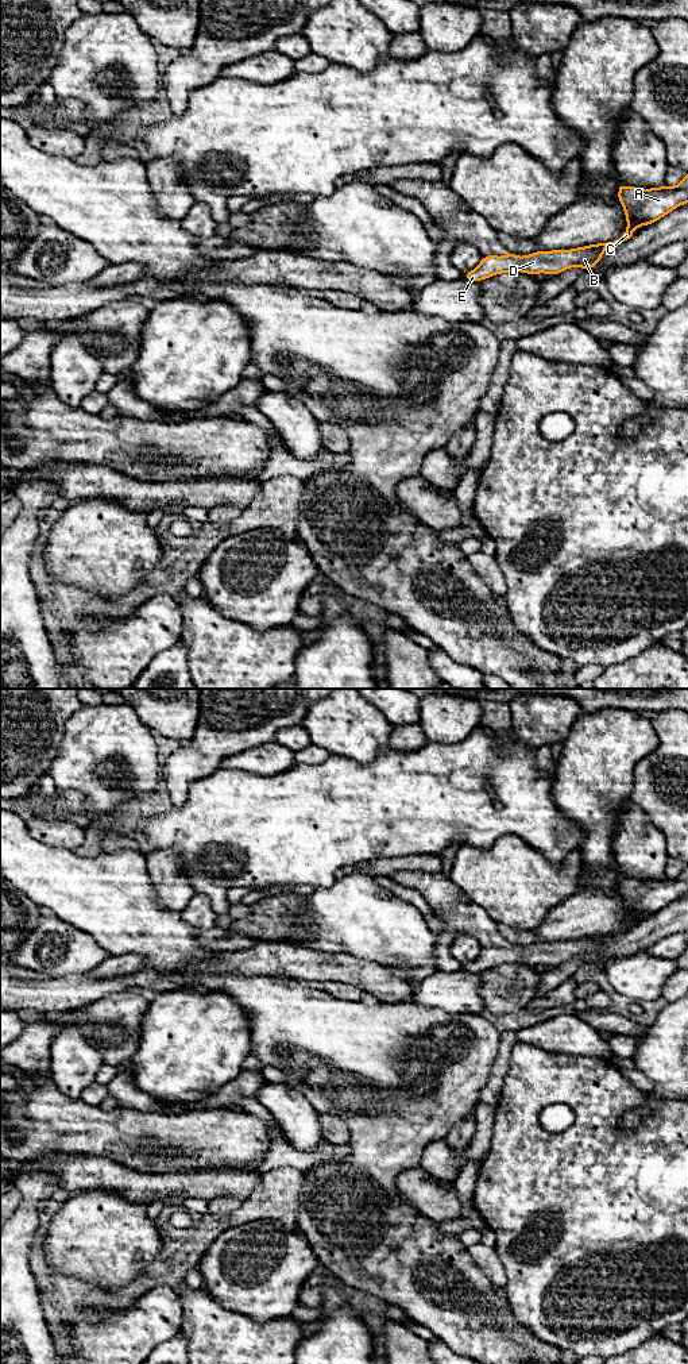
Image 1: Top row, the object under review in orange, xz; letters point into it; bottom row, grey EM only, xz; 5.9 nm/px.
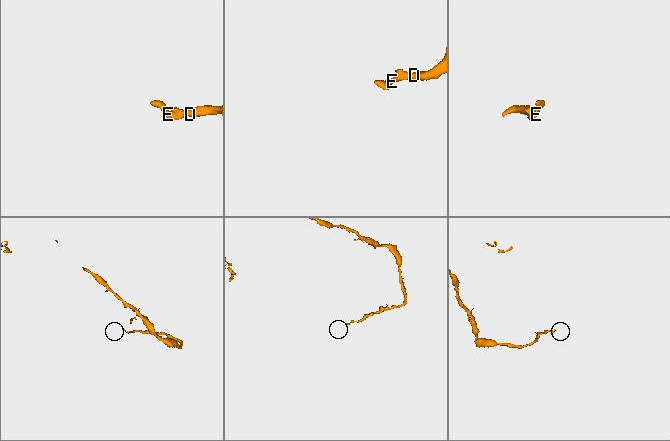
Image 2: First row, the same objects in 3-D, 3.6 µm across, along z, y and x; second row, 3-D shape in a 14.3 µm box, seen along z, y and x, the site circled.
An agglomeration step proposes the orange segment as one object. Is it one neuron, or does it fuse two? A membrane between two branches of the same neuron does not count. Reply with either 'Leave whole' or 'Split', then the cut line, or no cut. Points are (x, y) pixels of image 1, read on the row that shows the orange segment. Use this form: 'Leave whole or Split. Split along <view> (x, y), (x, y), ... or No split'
Leave whole. No split

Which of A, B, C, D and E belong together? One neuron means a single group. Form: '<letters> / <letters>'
A B C D E

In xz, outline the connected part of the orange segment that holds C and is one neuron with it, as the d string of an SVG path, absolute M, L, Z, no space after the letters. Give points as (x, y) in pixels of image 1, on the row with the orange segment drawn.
M688 172L677 186L664 185L642 189L619 184L617 197L623 207L627 221L627 228L619 239L571 250L534 251L519 258L510 251L506 257L486 255L482 257L476 269L463 274L463 280L480 282L496 274L515 271L523 271L529 276L537 273L557 276L573 266L588 271L599 263L608 247L630 239L635 228L650 226L688 203Z

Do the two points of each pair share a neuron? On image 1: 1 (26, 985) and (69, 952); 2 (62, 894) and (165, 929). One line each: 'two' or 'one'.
1: two
2: one

